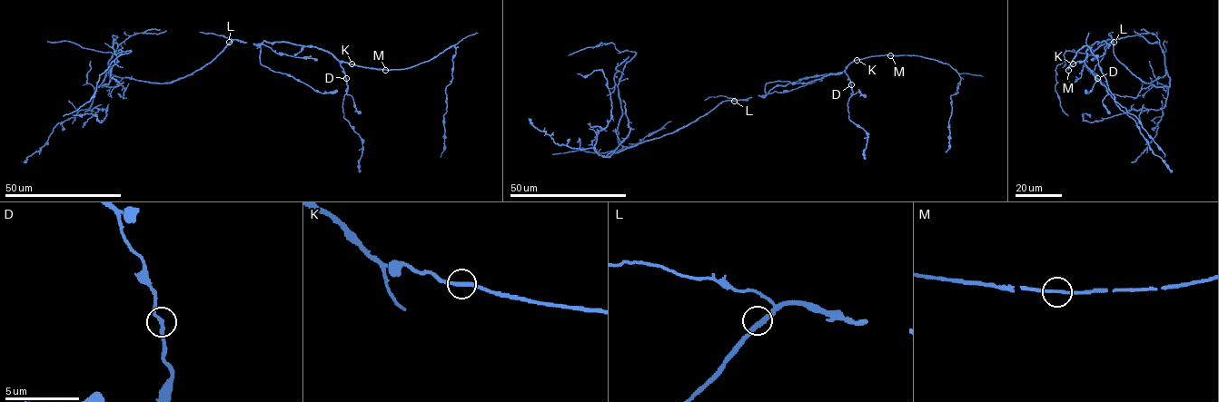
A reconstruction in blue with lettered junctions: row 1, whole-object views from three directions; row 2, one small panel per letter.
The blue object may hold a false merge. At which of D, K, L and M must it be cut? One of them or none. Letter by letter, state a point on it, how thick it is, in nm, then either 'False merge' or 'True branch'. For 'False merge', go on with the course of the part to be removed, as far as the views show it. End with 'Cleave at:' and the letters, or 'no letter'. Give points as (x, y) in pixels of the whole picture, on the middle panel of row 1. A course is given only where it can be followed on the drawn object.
D: Place: (851, 84). Thickness 240 nm. True branch
K: Place: (857, 60). Thickness 200 nm. True branch
L: Place: (734, 101). Thickness 280 nm. True branch
M: Place: (890, 55). Thickness 200 nm. True branch
Cleave at: no letter

